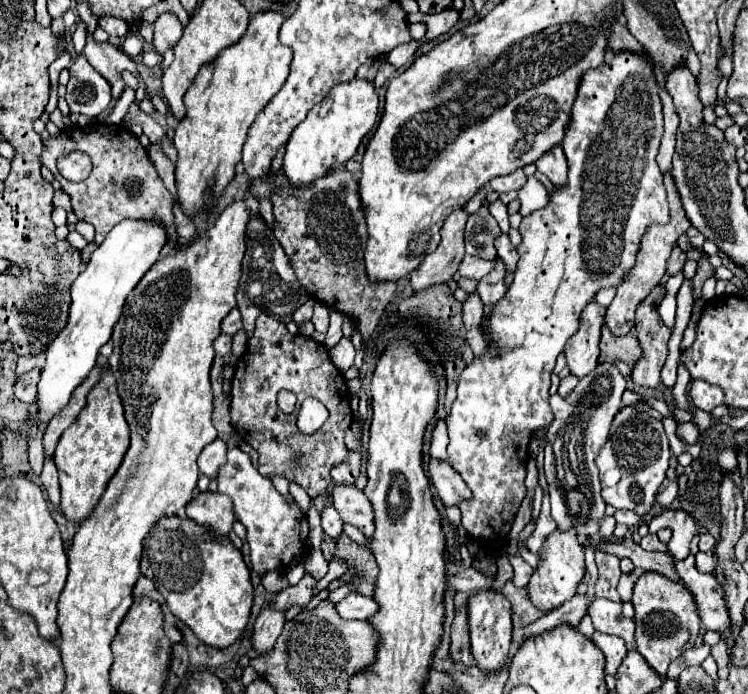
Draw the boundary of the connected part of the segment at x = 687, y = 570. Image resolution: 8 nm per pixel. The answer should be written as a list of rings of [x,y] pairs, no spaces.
[[[694,554],[686,560],[676,562],[676,574],[686,590],[690,590],[702,624],[708,630],[726,632],[728,628],[728,610],[724,604],[724,590],[712,574],[702,574],[696,570]]]

